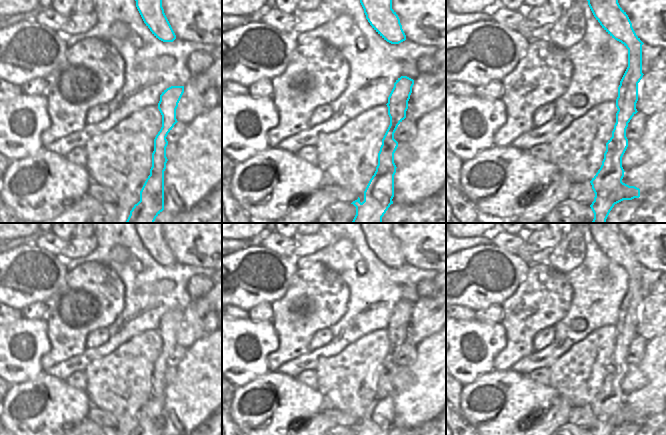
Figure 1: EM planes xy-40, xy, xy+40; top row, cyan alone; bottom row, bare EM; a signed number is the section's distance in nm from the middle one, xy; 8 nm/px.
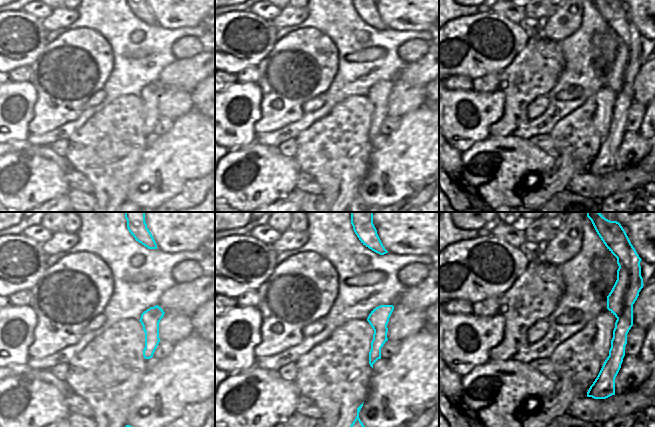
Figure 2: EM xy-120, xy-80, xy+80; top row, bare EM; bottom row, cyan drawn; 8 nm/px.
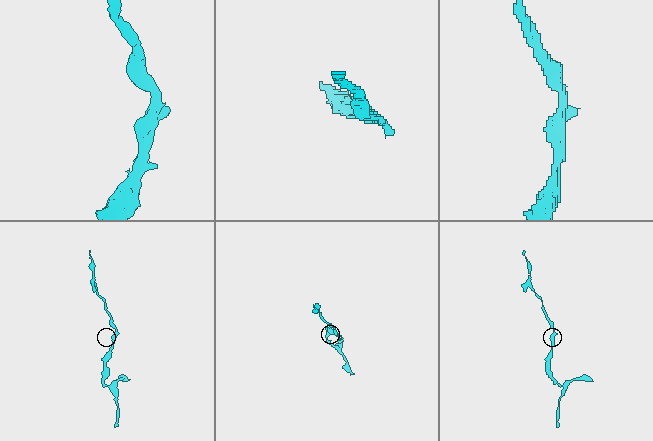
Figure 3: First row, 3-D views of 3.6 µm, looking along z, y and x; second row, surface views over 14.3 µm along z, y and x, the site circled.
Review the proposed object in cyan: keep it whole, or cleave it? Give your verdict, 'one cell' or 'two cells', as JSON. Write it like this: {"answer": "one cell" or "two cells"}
{"answer": "one cell"}

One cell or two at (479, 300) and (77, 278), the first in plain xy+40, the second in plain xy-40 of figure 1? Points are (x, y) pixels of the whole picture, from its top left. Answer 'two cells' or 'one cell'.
two cells

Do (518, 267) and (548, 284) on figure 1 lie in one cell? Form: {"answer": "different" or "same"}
{"answer": "different"}

